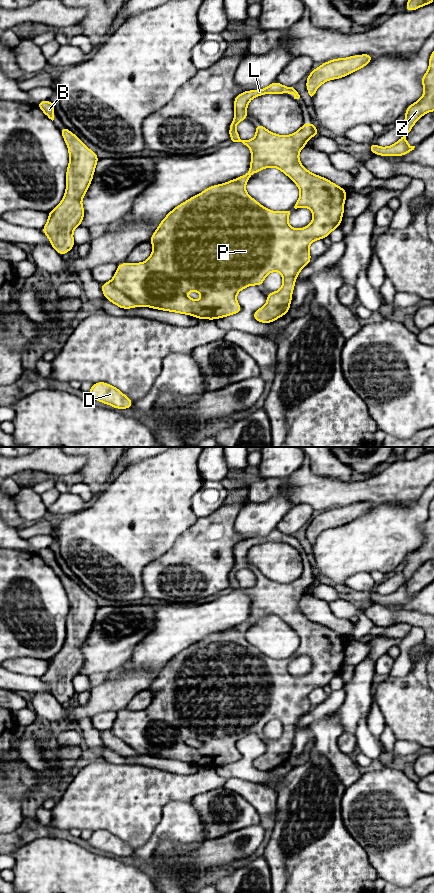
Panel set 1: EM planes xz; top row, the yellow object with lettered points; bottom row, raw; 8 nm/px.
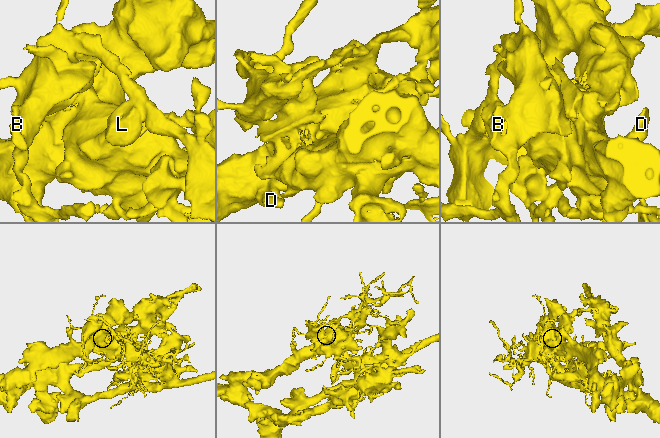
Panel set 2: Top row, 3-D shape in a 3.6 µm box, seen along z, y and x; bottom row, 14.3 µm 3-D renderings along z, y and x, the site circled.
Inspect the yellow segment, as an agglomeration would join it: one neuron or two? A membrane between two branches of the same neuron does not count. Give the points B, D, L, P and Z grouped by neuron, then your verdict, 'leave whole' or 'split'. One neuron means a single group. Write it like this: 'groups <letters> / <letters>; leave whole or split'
groups B Z / D L P; split

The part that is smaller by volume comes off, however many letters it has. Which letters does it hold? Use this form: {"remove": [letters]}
{"remove": ["B", "Z"]}

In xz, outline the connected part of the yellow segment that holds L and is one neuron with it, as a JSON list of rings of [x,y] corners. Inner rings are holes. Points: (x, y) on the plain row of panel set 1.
[[[278,529],[271,531],[266,536],[244,539],[235,545],[233,551],[235,564],[229,573],[229,586],[233,590],[242,590],[250,597],[249,620],[228,630],[212,633],[171,658],[159,671],[150,686],[153,695],[150,705],[141,711],[123,710],[119,712],[111,728],[114,736],[143,755],[190,763],[199,768],[215,768],[241,760],[243,757],[237,750],[237,741],[251,733],[262,734],[265,725],[271,720],[277,719],[283,725],[281,737],[267,741],[266,752],[252,761],[253,766],[260,771],[269,772],[288,761],[298,722],[312,708],[309,694],[315,688],[323,688],[328,685],[334,677],[340,675],[345,658],[344,650],[349,642],[332,629],[309,620],[299,609],[299,600],[313,584],[315,571],[303,571],[298,579],[288,584],[272,581],[261,572],[255,572],[255,585],[251,588],[240,587],[236,574],[248,565],[248,551],[258,544],[283,541],[293,542],[294,547],[300,546],[293,535],[287,535]],[[268,615],[279,617],[298,634],[300,645],[291,657],[279,660],[269,658],[246,640],[245,633],[251,623]],[[302,655],[307,655],[312,659],[313,667],[306,675],[295,677],[289,673],[288,665],[293,659]],[[187,739],[199,740],[203,745],[200,748],[193,748],[186,744]]]

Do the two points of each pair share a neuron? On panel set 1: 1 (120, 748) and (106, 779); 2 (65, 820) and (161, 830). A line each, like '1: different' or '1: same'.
1: different
2: different

